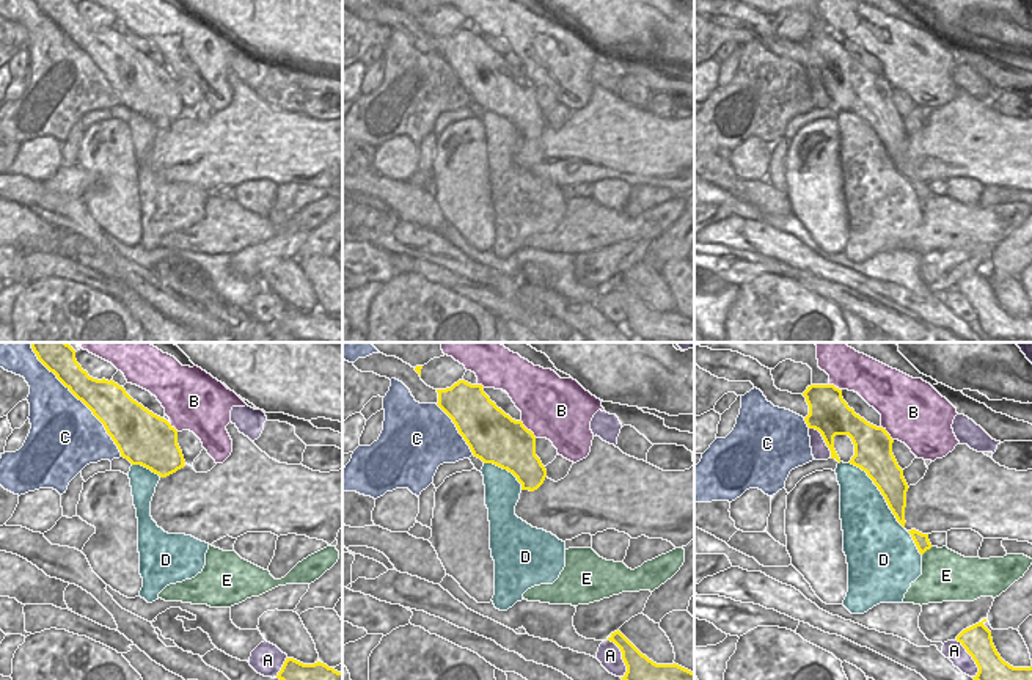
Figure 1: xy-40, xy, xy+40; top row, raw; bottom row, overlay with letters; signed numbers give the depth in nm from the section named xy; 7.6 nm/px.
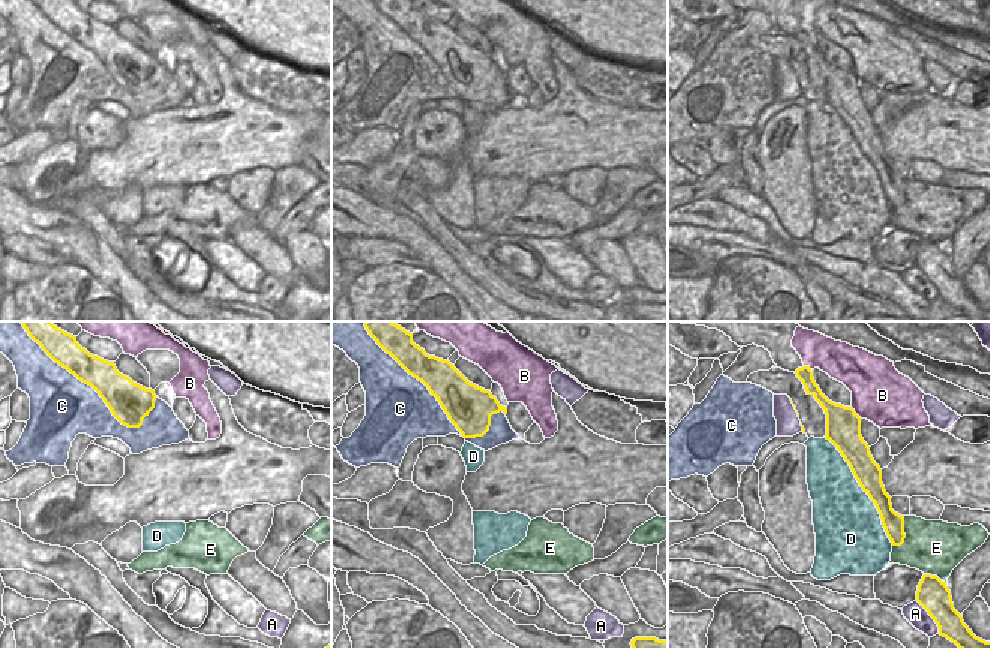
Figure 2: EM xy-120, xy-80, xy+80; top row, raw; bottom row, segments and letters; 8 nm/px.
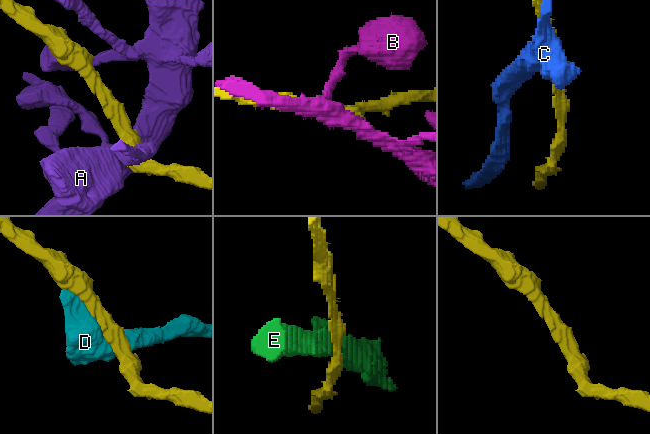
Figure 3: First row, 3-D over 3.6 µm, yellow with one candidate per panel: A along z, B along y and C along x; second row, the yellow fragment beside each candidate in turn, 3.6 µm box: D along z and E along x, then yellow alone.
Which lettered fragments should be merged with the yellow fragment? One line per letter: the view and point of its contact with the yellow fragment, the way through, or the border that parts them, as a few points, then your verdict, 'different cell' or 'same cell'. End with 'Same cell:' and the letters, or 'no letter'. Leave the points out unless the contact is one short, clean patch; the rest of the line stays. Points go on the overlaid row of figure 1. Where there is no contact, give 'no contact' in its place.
A: contact xy (622, 657); different cell
B: contact xy (526, 429); different cell
C: contact xy-40 (79, 399); different cell
D: contact xy+40 (880, 490); different cell
E: contact xy+40 (927, 548); different cell
Same cell: no letter

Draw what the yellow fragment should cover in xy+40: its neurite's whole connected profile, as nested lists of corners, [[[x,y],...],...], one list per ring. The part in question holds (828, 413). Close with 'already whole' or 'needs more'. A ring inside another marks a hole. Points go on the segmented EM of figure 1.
[[[811,385],[803,393],[809,405],[804,418],[809,429],[822,433],[831,451],[831,459],[840,463],[834,449],[836,435],[848,435],[855,444],[855,455],[848,463],[861,468],[878,487],[897,521],[905,528],[908,484],[894,454],[894,440],[883,427],[867,422],[855,413],[834,385]]]; already whole

